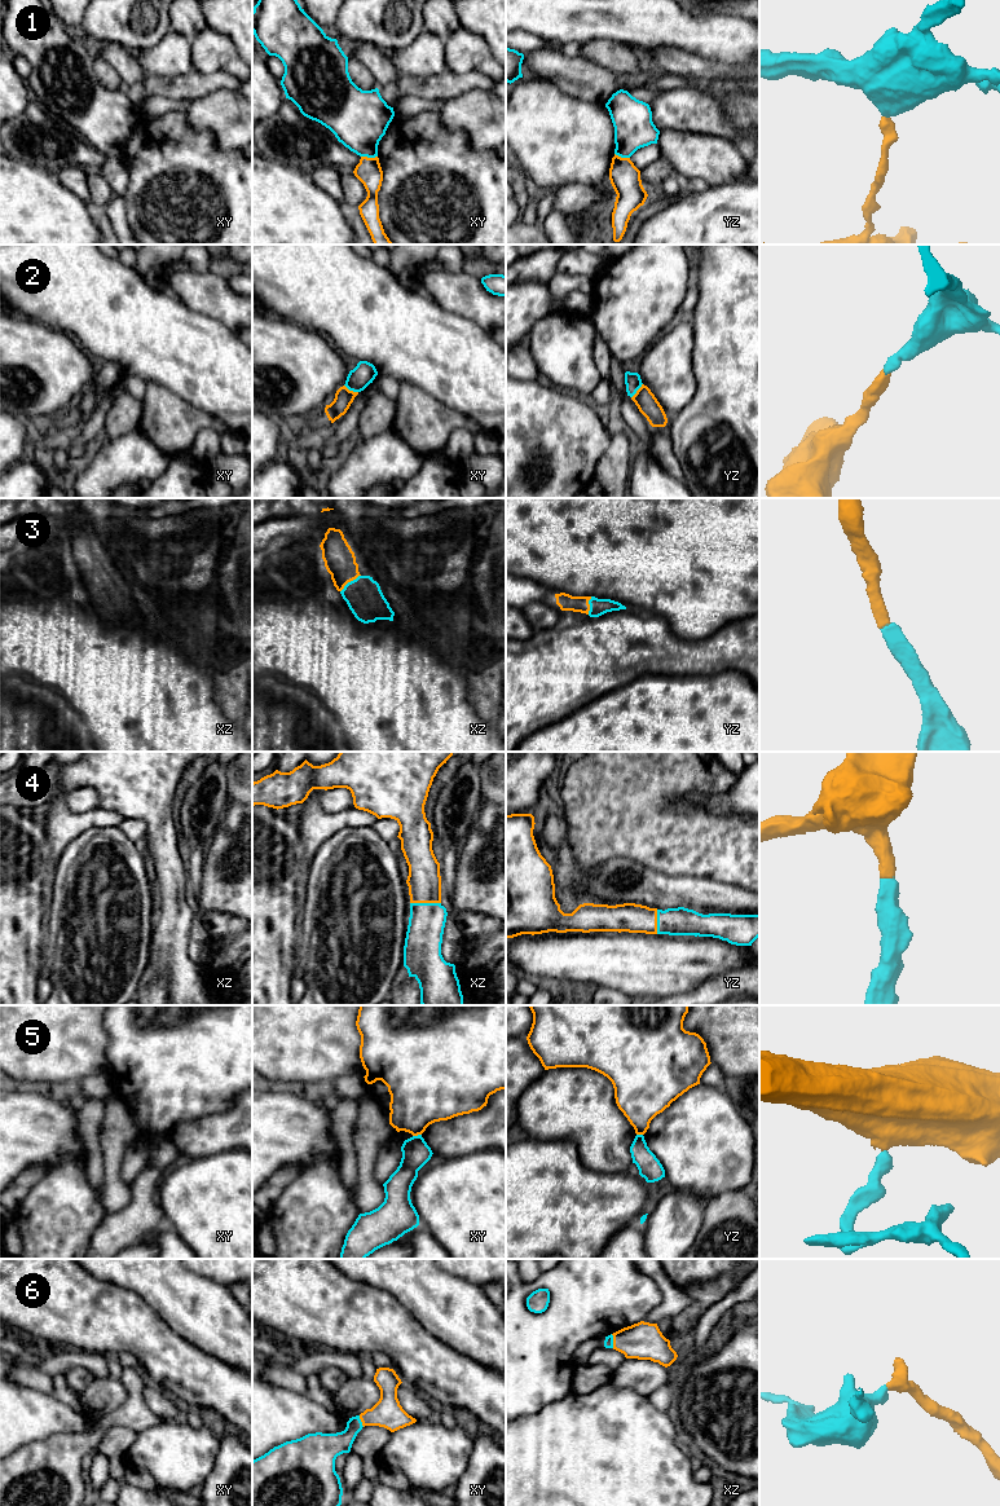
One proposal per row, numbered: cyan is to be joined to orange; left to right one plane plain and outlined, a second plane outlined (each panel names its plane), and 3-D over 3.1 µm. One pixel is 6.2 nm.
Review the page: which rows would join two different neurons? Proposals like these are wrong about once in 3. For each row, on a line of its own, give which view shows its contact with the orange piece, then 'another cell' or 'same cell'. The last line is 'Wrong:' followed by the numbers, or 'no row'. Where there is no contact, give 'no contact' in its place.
1: xy | another cell
2: xy | same cell
3: xz | same cell
4: xz | same cell
5: xy | another cell
6: xz | same cell
Wrong: 1, 5

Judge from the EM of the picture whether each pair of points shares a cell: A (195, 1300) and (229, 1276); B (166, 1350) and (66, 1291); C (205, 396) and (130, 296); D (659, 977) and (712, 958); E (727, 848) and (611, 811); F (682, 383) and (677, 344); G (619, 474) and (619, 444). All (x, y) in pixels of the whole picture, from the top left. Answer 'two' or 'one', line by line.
A: two
B: one
C: one
D: one
E: one
F: one
G: one

